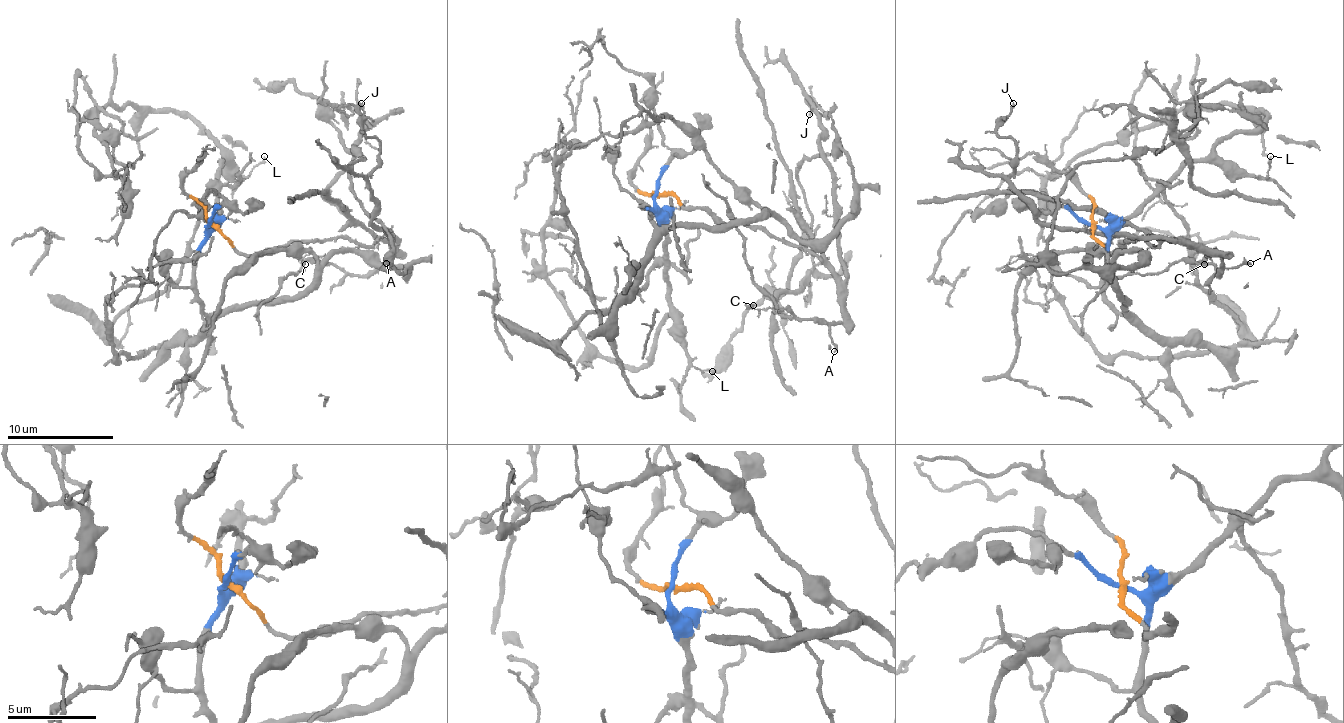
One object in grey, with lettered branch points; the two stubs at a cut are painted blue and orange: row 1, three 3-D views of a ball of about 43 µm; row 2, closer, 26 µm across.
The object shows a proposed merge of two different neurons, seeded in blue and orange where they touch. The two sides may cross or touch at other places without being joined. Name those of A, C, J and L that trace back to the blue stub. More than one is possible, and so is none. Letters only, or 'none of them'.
L

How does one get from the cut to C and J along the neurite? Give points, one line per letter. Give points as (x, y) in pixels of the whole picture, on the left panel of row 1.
C: (209, 225), (243, 254), (341, 238), (387, 241), (394, 249), (365, 275), (347, 275), (312, 254), (304, 265)
J: (209, 225), (243, 254), (294, 241), (394, 241), (373, 222), (368, 180), (379, 142), (363, 132), (360, 103)

